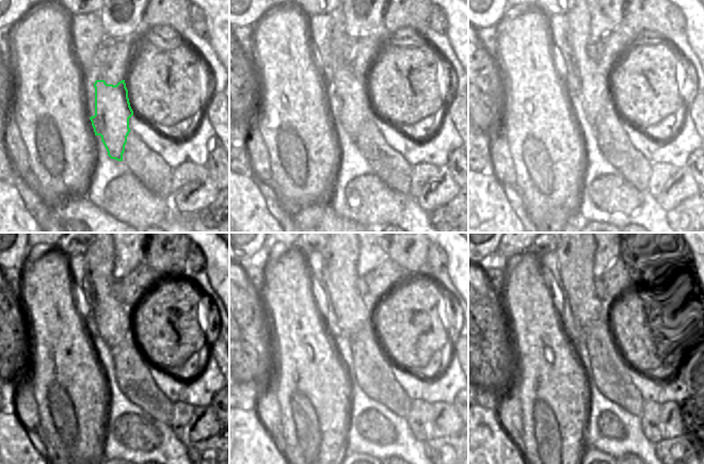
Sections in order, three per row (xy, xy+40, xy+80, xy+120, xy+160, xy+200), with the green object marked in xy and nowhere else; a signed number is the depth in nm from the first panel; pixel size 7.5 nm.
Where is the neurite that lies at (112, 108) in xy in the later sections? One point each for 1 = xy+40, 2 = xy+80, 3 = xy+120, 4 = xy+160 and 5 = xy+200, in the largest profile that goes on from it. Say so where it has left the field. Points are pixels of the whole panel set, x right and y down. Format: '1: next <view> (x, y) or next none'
1: next xy+40 (348, 94)
2: next xy+80 (589, 84)
3: next xy+120 (112, 317)
4: next xy+160 (339, 268)
5: next xy+200 (575, 254)

